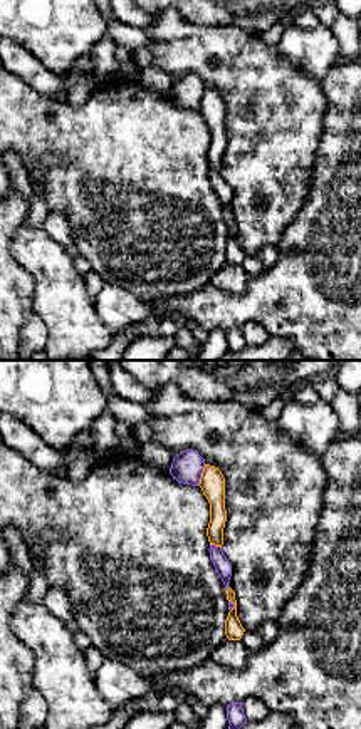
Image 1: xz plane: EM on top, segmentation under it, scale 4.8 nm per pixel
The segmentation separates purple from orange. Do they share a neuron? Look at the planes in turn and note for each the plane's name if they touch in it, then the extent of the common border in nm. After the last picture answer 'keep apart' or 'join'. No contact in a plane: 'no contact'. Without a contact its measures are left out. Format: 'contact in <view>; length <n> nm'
contact in xz; length 110 nm

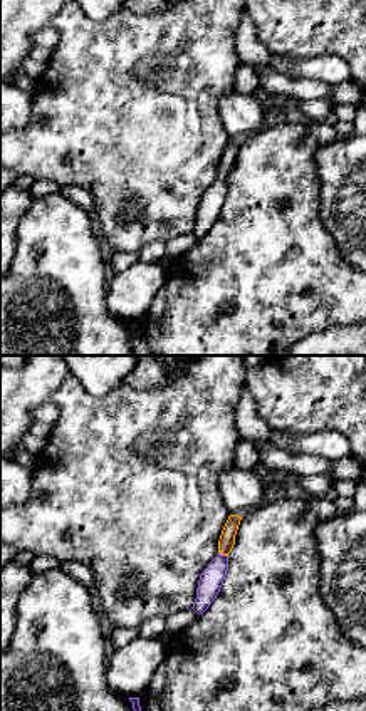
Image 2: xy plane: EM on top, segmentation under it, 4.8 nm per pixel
contact in xy; length 50 nm

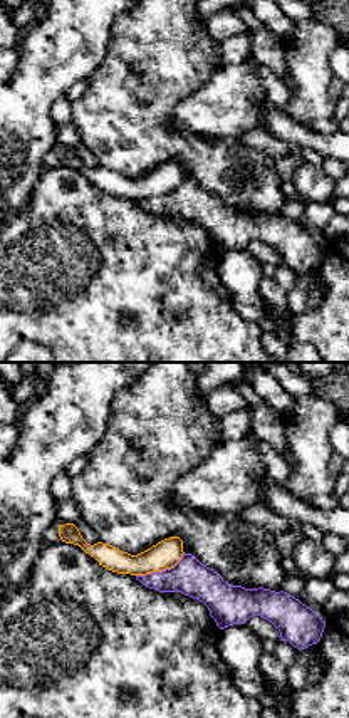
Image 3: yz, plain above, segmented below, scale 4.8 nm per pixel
contact in yz; length 260 nm

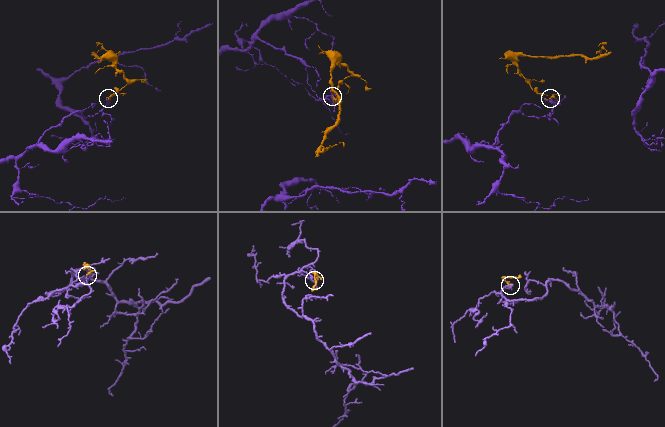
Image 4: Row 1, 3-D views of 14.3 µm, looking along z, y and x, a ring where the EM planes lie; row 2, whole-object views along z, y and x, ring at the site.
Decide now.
keep apart

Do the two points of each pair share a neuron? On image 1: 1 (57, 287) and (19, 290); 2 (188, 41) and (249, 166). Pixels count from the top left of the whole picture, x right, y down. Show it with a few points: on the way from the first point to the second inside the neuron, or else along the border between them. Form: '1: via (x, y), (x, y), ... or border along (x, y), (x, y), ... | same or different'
1: border along (17, 260), (34, 280), (34, 312) | different
2: via (214, 72), (244, 103), (249, 116), (249, 134) | same

